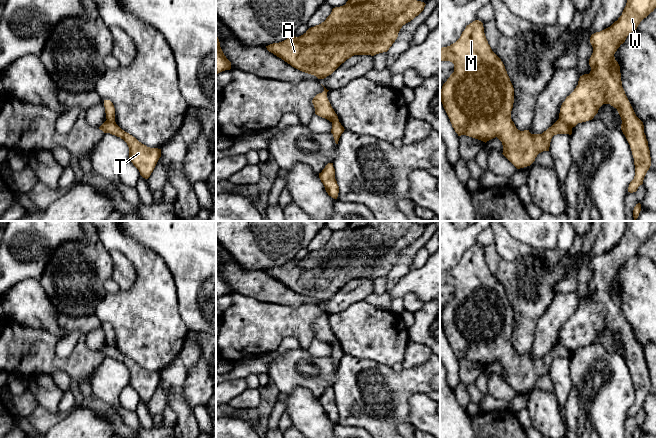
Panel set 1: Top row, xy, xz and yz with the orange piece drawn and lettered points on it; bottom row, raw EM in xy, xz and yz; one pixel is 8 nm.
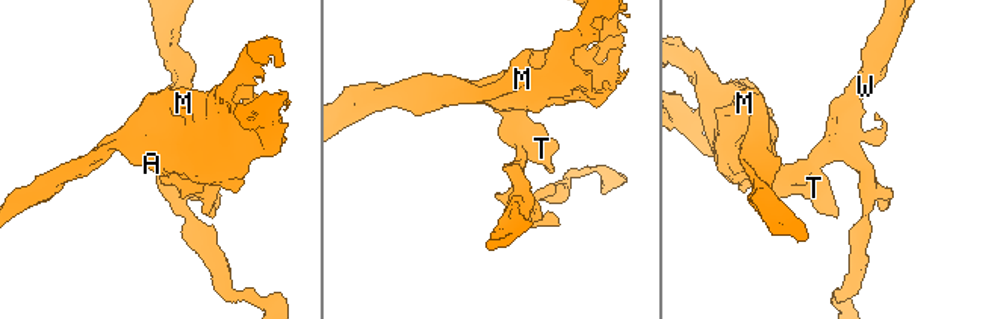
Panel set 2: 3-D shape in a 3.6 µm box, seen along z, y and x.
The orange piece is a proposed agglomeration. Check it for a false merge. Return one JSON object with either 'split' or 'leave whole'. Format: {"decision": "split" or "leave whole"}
{"decision": "split"}

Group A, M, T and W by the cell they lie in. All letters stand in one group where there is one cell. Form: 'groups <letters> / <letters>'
groups A M T / W

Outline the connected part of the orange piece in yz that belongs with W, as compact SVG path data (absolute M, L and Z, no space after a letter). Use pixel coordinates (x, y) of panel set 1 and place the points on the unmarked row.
M628 221L622 239L610 251L591 259L590 267L593 277L589 283L591 295L580 300L578 309L574 315L566 321L562 327L559 343L567 347L571 352L578 347L592 344L603 328L610 328L617 333L621 344L621 354L625 359L634 382L635 400L630 406L628 416L636 416L643 408L644 401L651 390L650 374L644 357L643 346L636 340L622 311L620 290L615 284L614 278L623 268L627 260L636 255L640 246L656 232L656 221Z

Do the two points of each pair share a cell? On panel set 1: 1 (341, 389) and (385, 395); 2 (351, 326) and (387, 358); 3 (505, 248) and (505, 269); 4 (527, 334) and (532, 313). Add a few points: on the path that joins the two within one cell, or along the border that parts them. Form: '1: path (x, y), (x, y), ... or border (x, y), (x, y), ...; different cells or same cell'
1: path (352, 389), (374, 390); same cell
2: path (360, 330), (379, 349); same cell
3: border (493, 244), (507, 260), (528, 256); different cells
4: path (527, 329), (527, 318); same cell

